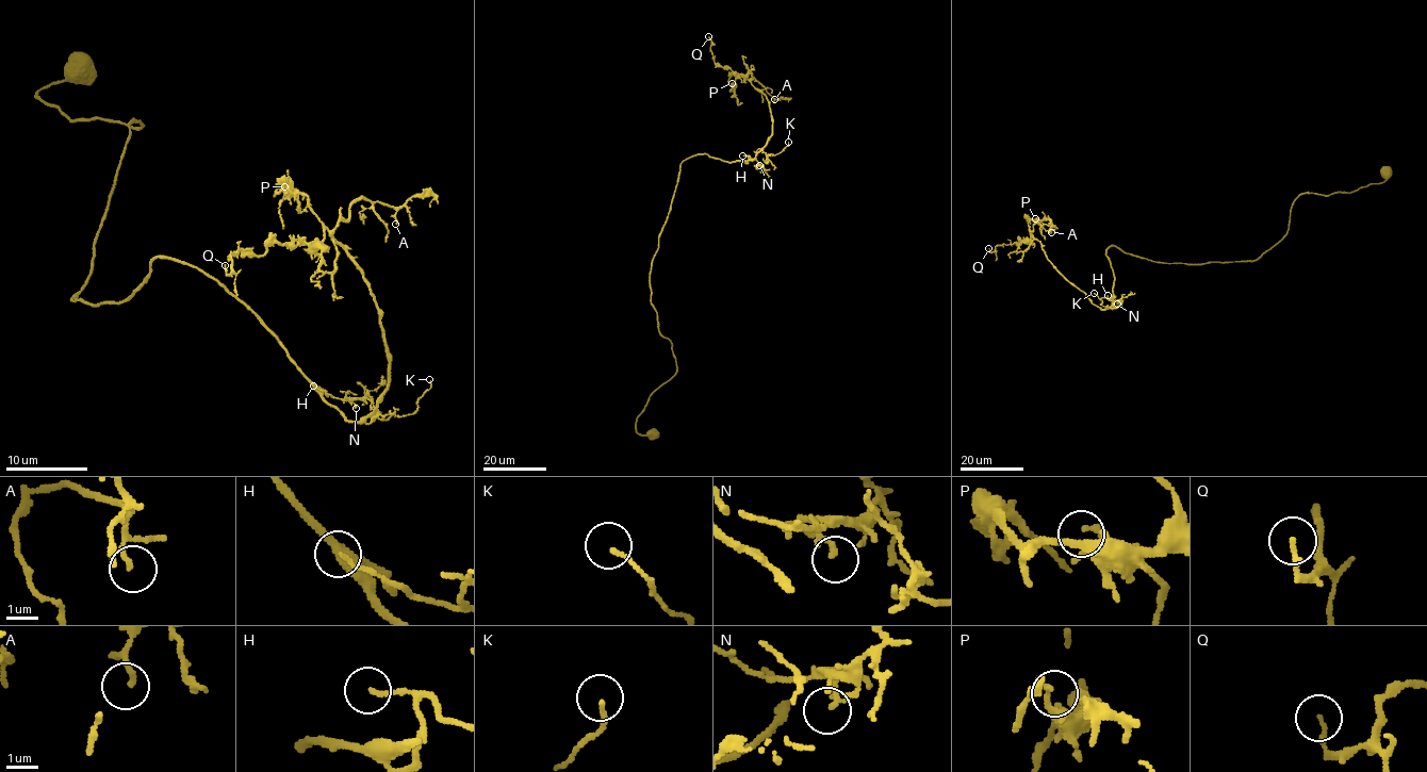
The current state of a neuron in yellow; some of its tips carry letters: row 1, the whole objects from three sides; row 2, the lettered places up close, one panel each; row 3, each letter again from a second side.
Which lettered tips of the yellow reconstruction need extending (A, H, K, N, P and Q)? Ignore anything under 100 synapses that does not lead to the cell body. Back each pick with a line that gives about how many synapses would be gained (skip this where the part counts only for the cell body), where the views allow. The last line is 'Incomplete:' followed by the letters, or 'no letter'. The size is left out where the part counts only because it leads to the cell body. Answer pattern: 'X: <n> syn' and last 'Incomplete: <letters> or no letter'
Incomplete: no letter

